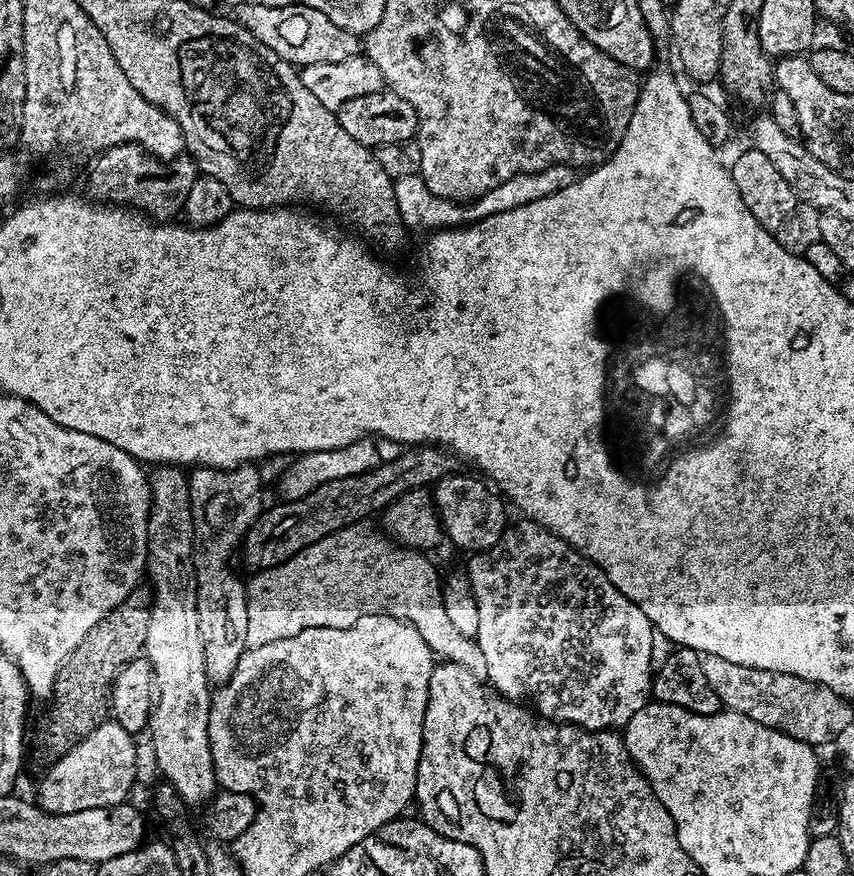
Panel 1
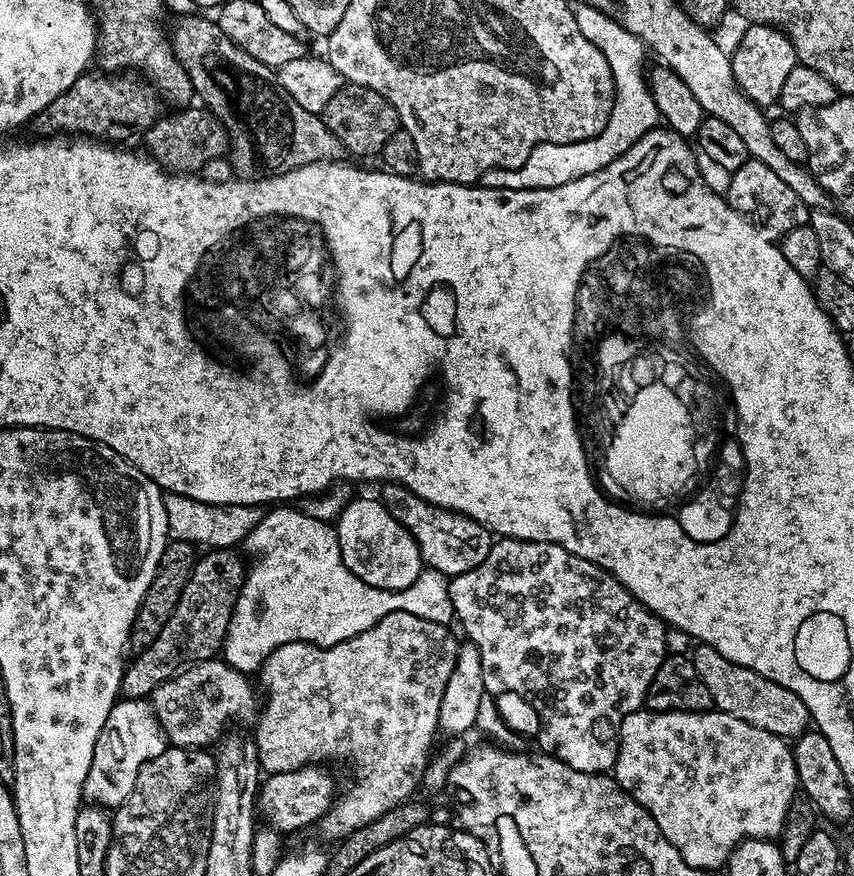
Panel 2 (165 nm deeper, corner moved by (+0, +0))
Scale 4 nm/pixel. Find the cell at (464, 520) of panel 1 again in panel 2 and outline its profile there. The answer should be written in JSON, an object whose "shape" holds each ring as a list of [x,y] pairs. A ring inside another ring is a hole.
{"shape":[[[385,483],[381,488],[384,489],[378,493],[379,499],[386,510],[417,540],[421,558],[431,571],[441,572],[445,578],[451,578],[466,574],[486,562],[486,554],[490,554],[494,543],[493,533],[486,526],[474,522],[474,518],[469,516],[447,512],[444,507],[436,508],[398,484]]]}

